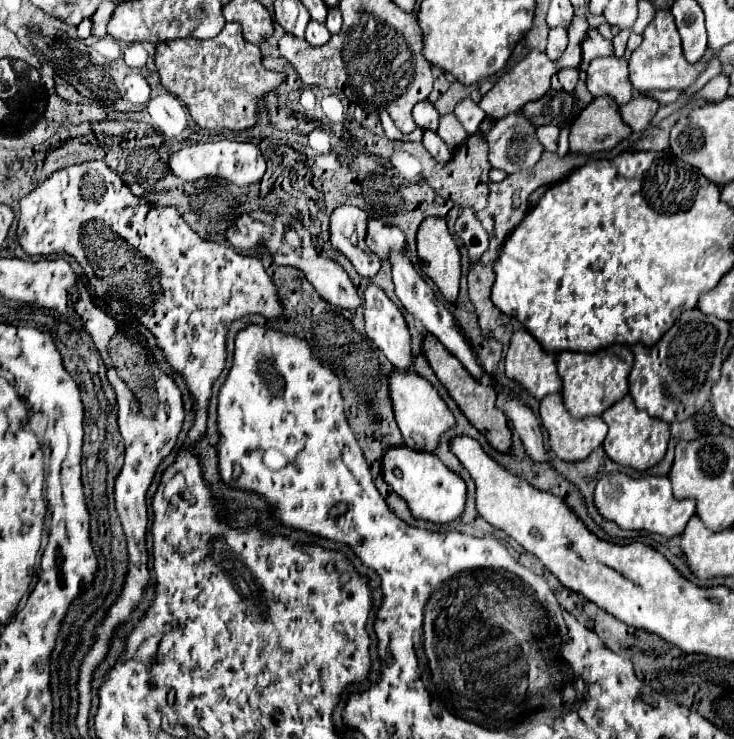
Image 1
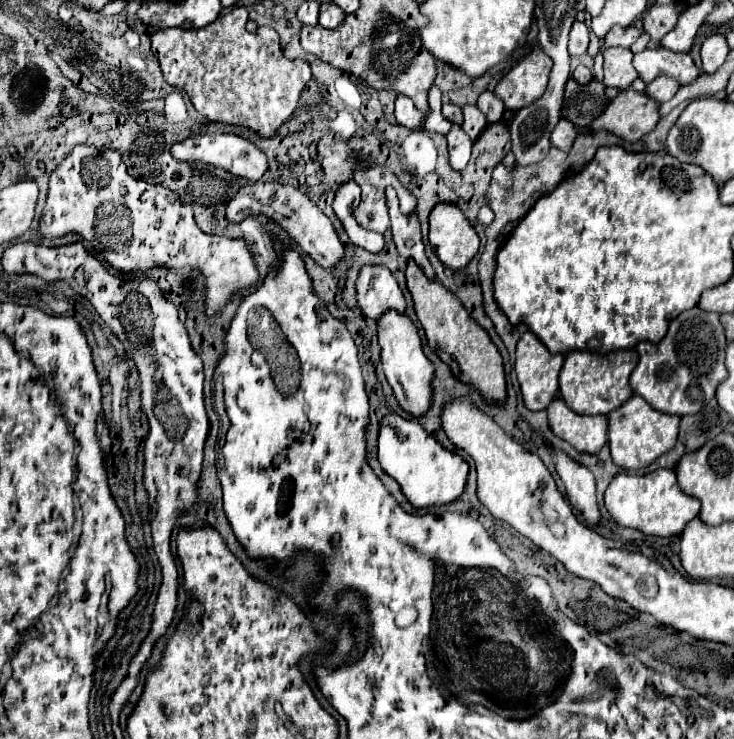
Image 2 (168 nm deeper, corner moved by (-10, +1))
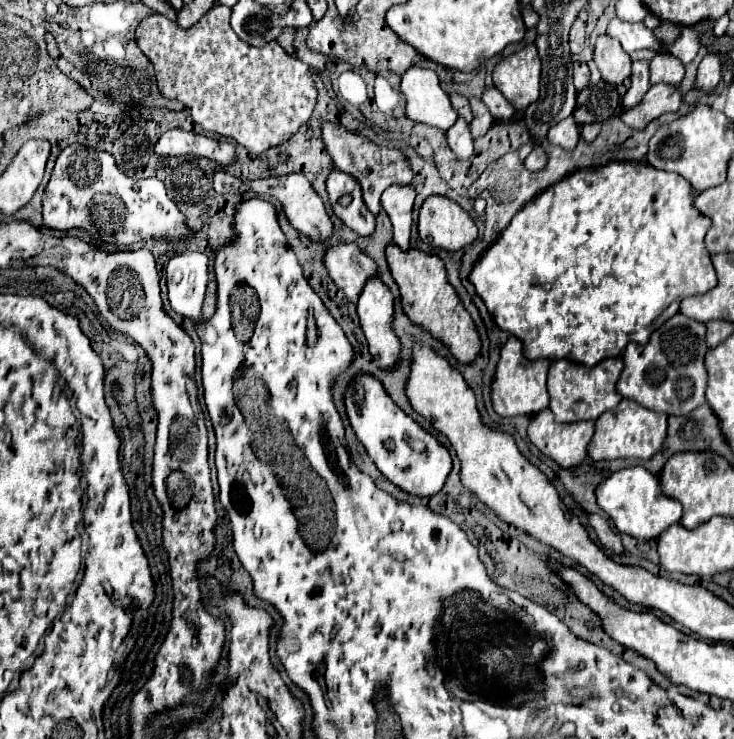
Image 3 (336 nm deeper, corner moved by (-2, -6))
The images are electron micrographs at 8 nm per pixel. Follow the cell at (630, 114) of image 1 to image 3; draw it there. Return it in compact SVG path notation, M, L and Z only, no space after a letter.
M655 56L651 60L651 84L669 84L669 86L679 86L681 80L685 76L685 68L683 64L669 56Z

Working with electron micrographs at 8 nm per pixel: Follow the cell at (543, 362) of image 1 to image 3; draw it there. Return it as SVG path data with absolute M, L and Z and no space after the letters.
M515 336L501 350L501 360L493 384L493 408L499 416L533 416L549 406L549 392L545 386L551 360L527 360L523 352L523 342Z

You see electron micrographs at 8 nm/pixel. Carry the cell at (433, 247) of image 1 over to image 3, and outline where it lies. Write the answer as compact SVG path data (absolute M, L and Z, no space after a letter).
M429 196L419 214L419 236L425 244L431 244L433 250L445 250L445 252L457 252L463 250L467 244L473 244L477 238L477 226L473 224L471 216L455 202L441 198L441 196Z

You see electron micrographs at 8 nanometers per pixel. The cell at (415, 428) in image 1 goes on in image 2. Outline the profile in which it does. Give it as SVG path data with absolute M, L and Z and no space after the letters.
M387 309L379 317L377 335L379 335L379 345L381 345L383 371L387 375L389 385L393 387L393 393L395 393L397 401L411 415L423 415L429 409L429 403L431 403L433 365L423 353L421 339L417 335L417 327L411 323L411 319L405 313L399 313L395 309Z

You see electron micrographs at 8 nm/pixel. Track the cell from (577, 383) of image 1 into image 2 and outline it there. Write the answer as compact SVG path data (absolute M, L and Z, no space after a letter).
M635 349L613 351L611 355L595 355L593 351L571 351L565 355L565 363L559 375L559 397L575 413L609 415L633 395L629 375L635 369L637 359L639 355Z

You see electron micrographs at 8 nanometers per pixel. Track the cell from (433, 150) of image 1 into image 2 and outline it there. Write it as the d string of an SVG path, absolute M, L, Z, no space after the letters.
M453 125L451 131L447 133L447 141L449 141L449 157L451 157L451 167L461 171L469 157L471 157L471 149L473 149L473 139L469 139L469 135L461 129L461 125Z

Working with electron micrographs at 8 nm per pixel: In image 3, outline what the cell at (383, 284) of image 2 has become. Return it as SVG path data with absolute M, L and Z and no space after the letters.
M337 244L327 250L325 266L333 282L351 302L357 302L367 280L377 276L377 264L355 244Z

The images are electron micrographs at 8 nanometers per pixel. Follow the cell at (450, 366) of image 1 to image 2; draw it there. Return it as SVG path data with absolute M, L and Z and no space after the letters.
M413 259L407 261L405 275L407 275L407 287L415 303L415 313L425 329L431 349L453 369L457 379L483 391L483 395L489 401L503 403L505 401L503 359L497 347L493 345L491 337L487 335L487 331L475 319L471 319L471 315L467 313L467 309L463 307L463 303L457 299L455 293L451 293L439 281L429 279Z

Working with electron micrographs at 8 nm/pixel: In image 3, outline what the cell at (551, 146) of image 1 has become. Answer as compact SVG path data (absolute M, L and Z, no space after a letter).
M571 116L565 118L563 122L551 126L549 134L547 134L547 142L561 146L563 150L573 150L577 140L579 140L579 128L577 128L577 124L573 122Z

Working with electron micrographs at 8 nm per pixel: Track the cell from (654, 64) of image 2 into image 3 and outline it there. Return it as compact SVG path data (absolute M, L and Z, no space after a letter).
M633 60L631 64L631 86L627 90L627 94L623 96L623 106L635 106L635 102L639 102L645 92L649 90L649 60Z

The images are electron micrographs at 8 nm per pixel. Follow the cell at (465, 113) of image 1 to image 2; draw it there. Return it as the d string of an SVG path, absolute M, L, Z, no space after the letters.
M483 91L483 93L479 95L477 107L487 115L487 121L489 121L489 123L501 121L501 117L503 117L503 113L505 113L503 101L501 101L493 91Z

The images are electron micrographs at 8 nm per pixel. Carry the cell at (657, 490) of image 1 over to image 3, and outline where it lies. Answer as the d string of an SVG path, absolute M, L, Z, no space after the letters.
M629 466L615 472L603 482L603 486L595 490L595 494L601 510L613 520L615 528L621 534L629 534L639 540L659 538L659 534L663 534L667 526L681 522L683 516L681 502L665 496L659 478L647 472L643 466Z

